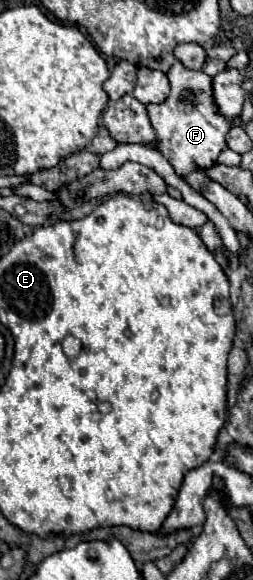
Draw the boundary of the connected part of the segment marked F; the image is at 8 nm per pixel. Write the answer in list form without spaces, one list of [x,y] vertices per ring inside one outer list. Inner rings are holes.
[[[175,62],[167,78],[171,84],[169,98],[163,104],[149,104],[147,114],[159,136],[159,152],[171,162],[175,172],[185,178],[189,172],[211,168],[217,162],[219,152],[227,148],[225,134],[231,130],[231,122],[213,112],[211,76]]]

